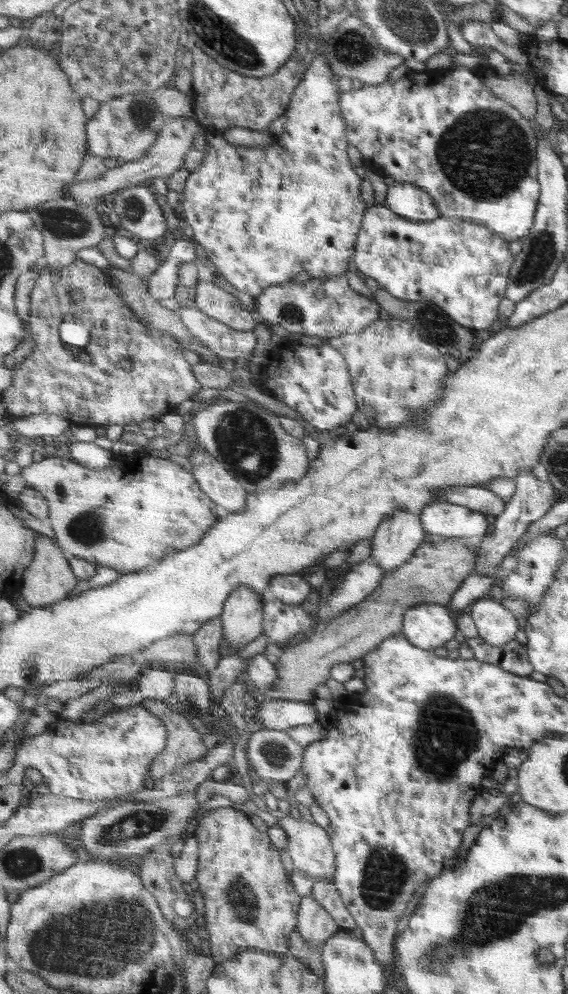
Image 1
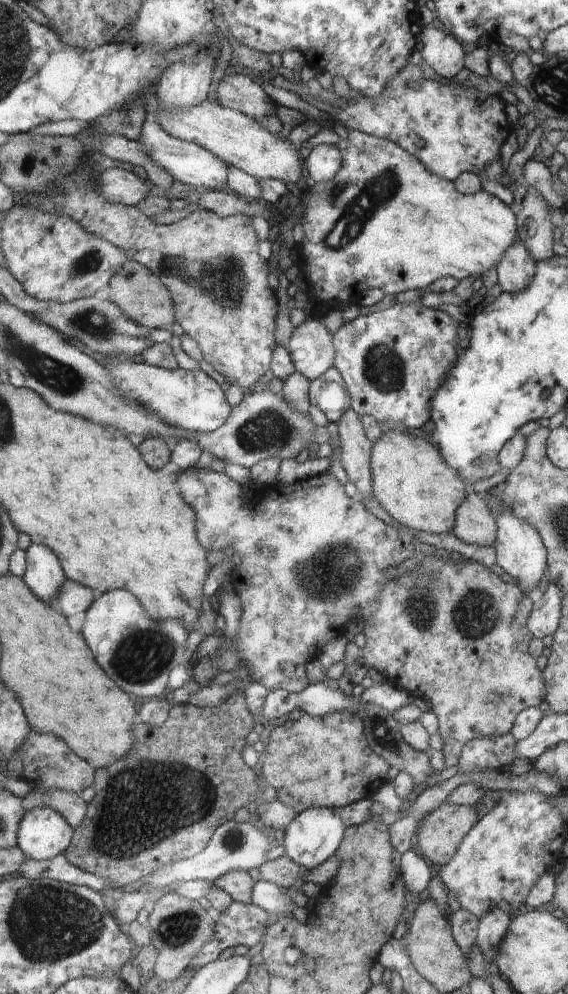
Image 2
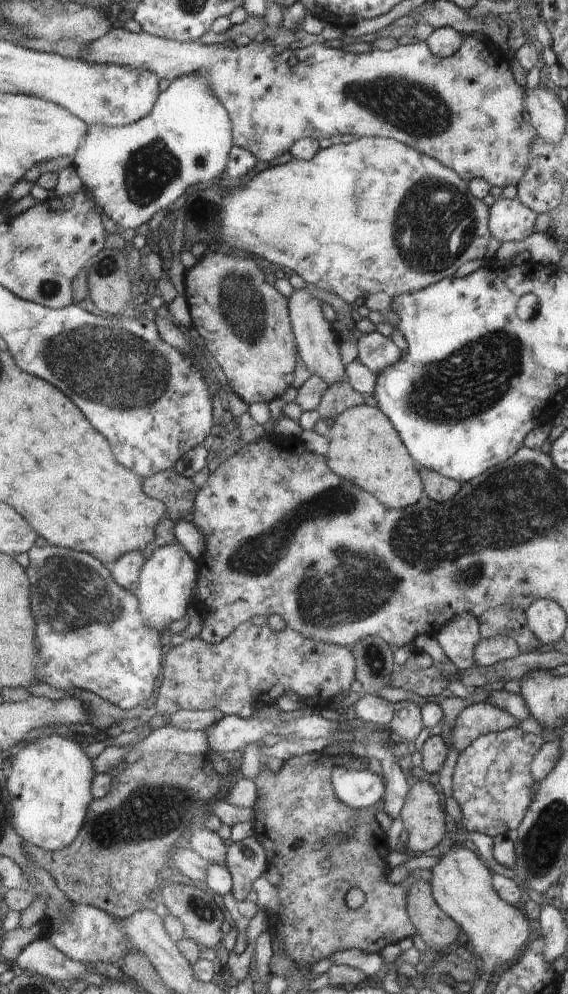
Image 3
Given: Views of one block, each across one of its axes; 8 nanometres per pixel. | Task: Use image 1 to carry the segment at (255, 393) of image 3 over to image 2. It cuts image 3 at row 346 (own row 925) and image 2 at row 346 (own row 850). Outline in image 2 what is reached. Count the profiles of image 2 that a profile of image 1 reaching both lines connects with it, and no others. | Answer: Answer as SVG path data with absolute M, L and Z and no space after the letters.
M80 164L78 172L73 173L58 189L45 193L55 202L58 214L66 214L80 221L92 234L108 239L128 255L149 267L169 286L176 303L177 322L186 334L197 340L205 354L205 360L221 373L232 385L249 391L270 368L272 352L276 350L276 316L278 302L268 286L268 264L258 256L258 240L247 215L223 217L208 209L198 208L189 217L169 225L163 225L140 210L140 207L121 205L108 200L104 194L103 182L97 187L90 186L90 179Z

